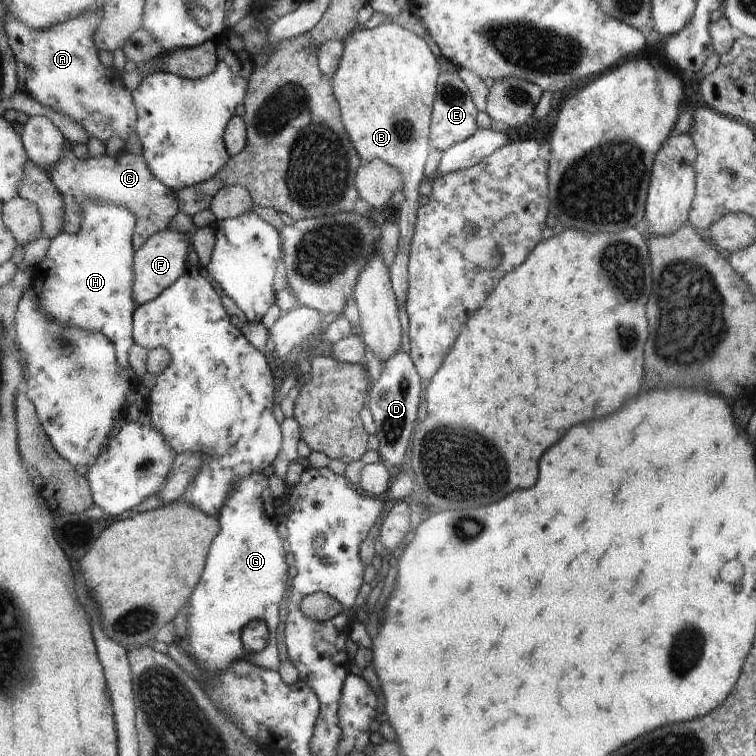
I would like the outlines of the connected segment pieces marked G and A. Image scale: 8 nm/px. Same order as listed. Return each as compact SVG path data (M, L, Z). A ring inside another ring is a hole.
M253 472L253 476L247 476L243 478L241 482L237 482L237 486L233 488L229 500L225 502L225 506L221 508L219 516L219 524L221 524L220 535L217 536L215 542L213 542L211 550L209 550L209 558L207 559L207 566L205 566L205 572L203 572L203 578L199 586L197 586L196 591L193 592L192 598L189 599L189 652L197 658L199 664L203 664L209 672L215 672L215 674L223 674L225 670L231 668L231 662L239 658L246 658L252 661L257 661L257 663L263 668L269 668L269 670L278 670L281 666L281 660L279 660L279 648L277 648L277 632L279 632L279 622L284 622L284 620L279 620L279 618L284 618L284 614L279 614L279 612L284 612L281 608L281 602L285 600L285 592L289 588L289 566L285 562L285 546L283 546L283 540L277 532L277 512L275 512L275 498L271 494L271 488L269 488L269 478L263 474L263 472ZM251 620L263 620L266 626L269 628L268 643L260 652L249 653L243 648L241 643L241 634L243 634L243 629Z
M85 12L75 20L55 24L51 30L31 30L25 22L17 20L15 14L5 13L5 30L15 58L19 74L19 91L29 94L39 104L53 108L77 124L83 124L89 137L99 138L106 144L119 136L127 141L137 135L136 102L125 88L122 74L107 68L99 60L95 45L95 32L101 26L103 12Z

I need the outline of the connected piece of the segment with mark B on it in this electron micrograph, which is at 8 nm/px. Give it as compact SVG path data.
M395 22L381 24L375 29L358 28L344 41L345 49L339 69L331 78L333 94L340 105L345 130L363 163L376 159L395 166L403 174L401 191L405 199L395 216L400 229L399 254L391 266L393 291L400 305L403 328L402 347L411 352L410 320L407 316L409 292L409 248L415 236L419 210L419 186L426 181L425 164L431 146L432 118L436 104L440 67L429 44Z

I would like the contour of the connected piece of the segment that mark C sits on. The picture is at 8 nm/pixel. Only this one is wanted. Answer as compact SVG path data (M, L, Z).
M67 140L63 158L48 173L65 202L63 233L68 235L79 233L83 204L87 204L91 200L109 202L109 204L133 210L133 215L137 218L132 239L135 250L139 250L157 232L169 229L171 220L178 213L177 194L161 180L157 180L157 176L153 176L152 169L149 168L143 154L136 155L126 151L123 156L113 158L106 152L99 158L92 156L81 160L75 156L75 152L72 150L73 145L71 140Z

